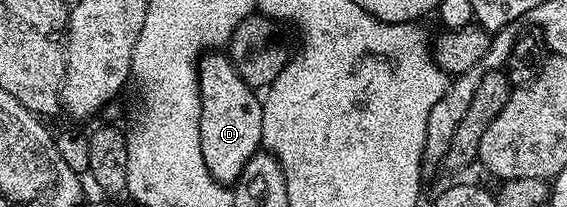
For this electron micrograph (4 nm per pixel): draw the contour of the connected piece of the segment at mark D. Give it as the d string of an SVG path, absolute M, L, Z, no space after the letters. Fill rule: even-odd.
M212 50L201 56L200 83L200 145L202 162L216 181L225 186L235 185L246 162L262 148L261 97L238 74L231 59L223 51Z

